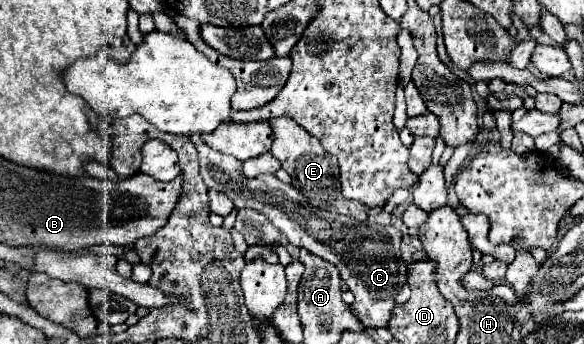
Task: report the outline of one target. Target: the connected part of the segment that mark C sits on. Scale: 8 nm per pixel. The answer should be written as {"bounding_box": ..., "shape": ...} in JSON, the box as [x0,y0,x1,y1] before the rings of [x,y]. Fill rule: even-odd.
{"bounding_box":[191,134,407,328],"shape":[[[193,134],[191,142],[199,150],[201,178],[207,188],[227,194],[237,208],[253,208],[265,214],[287,236],[291,244],[335,264],[341,272],[343,282],[355,296],[351,310],[355,312],[359,322],[367,328],[387,326],[391,310],[395,308],[395,296],[401,292],[407,278],[407,266],[401,258],[401,232],[397,228],[359,222],[343,214],[329,214],[321,208],[313,210],[305,196],[291,184],[281,184],[281,180],[271,174],[245,178],[245,174],[241,172],[241,162],[235,156],[227,156],[209,148],[199,134]]]}

